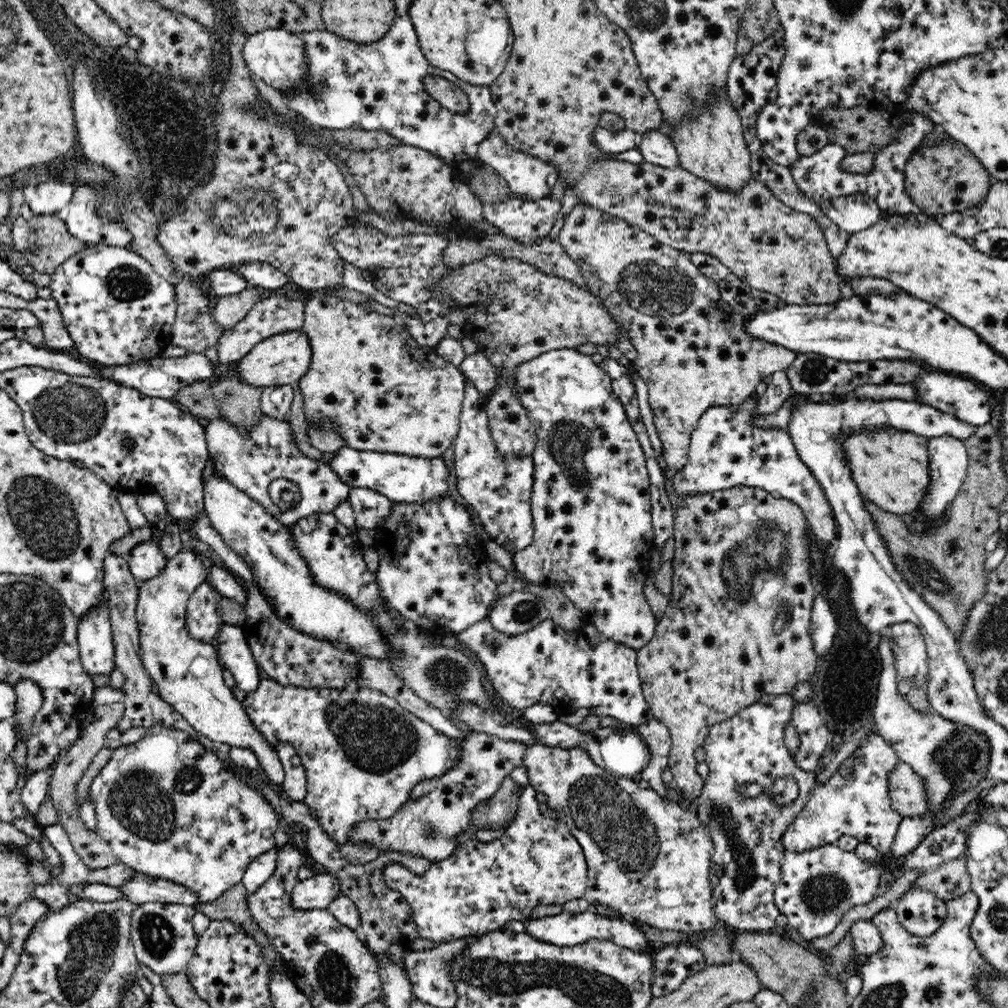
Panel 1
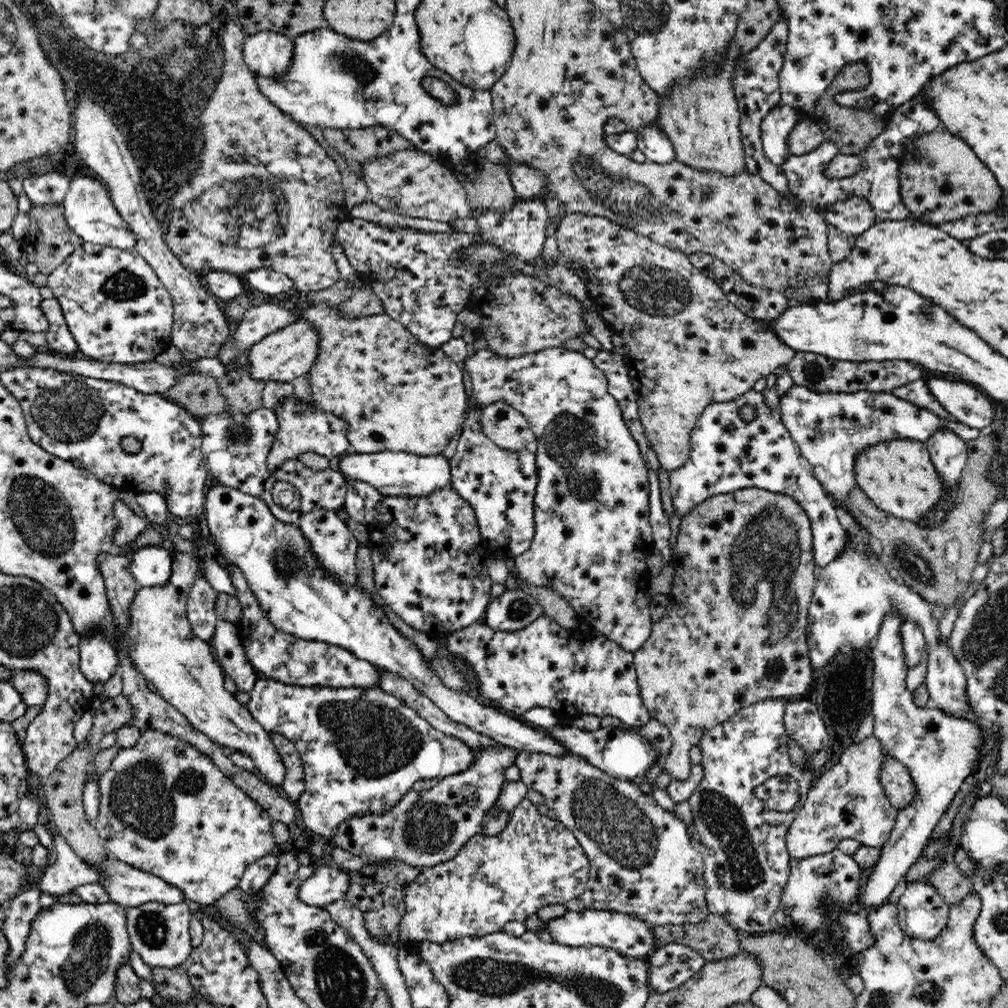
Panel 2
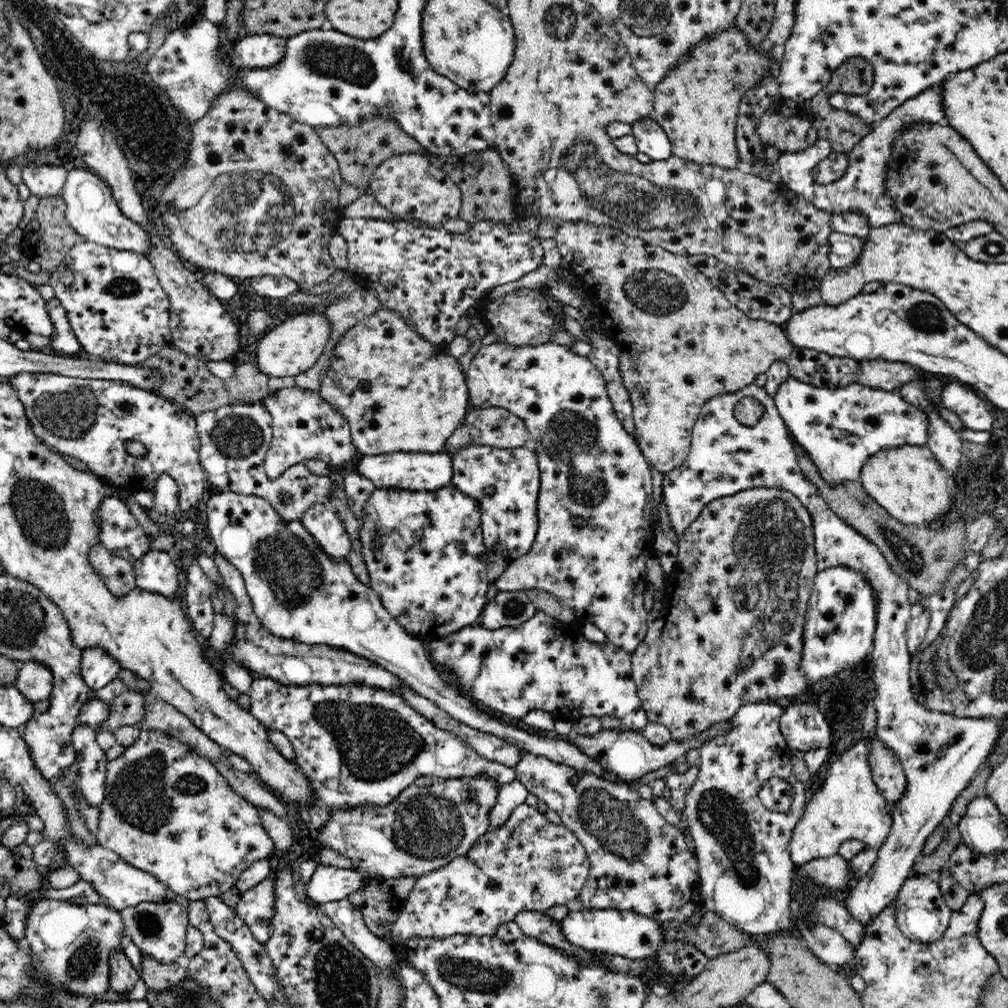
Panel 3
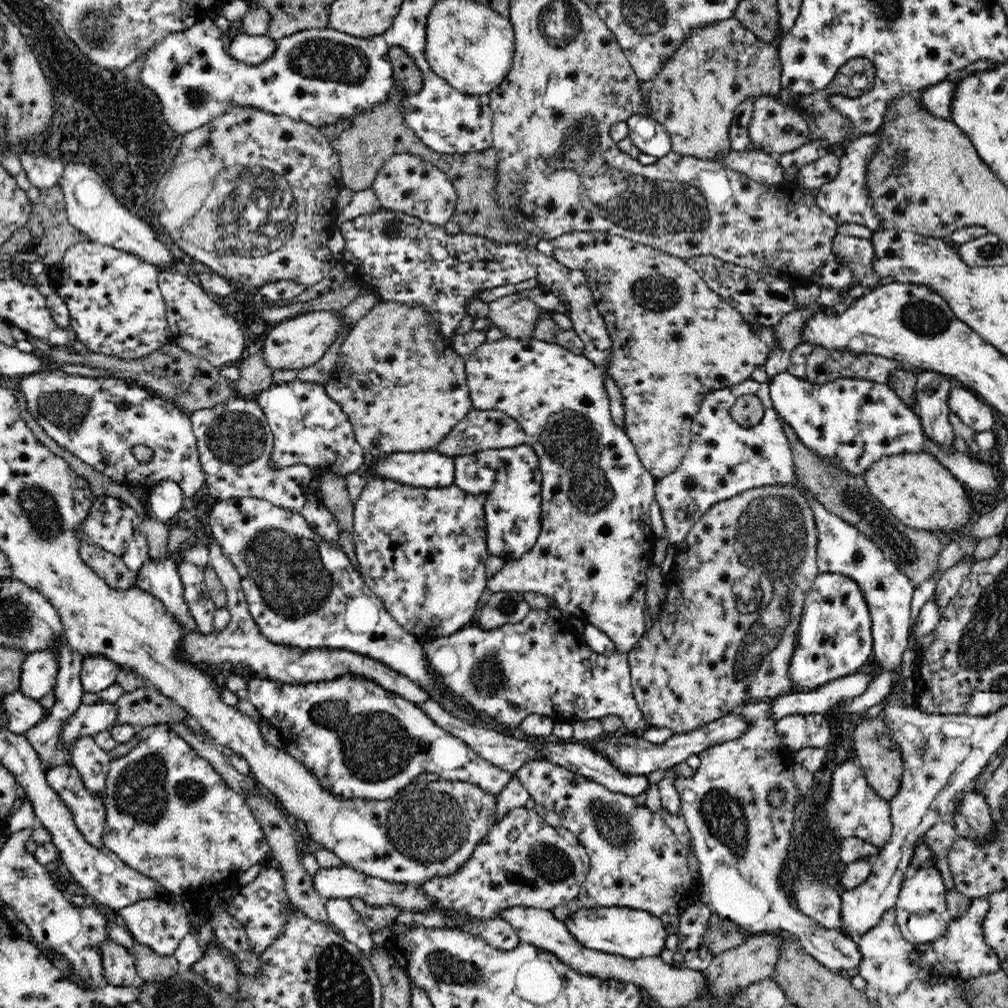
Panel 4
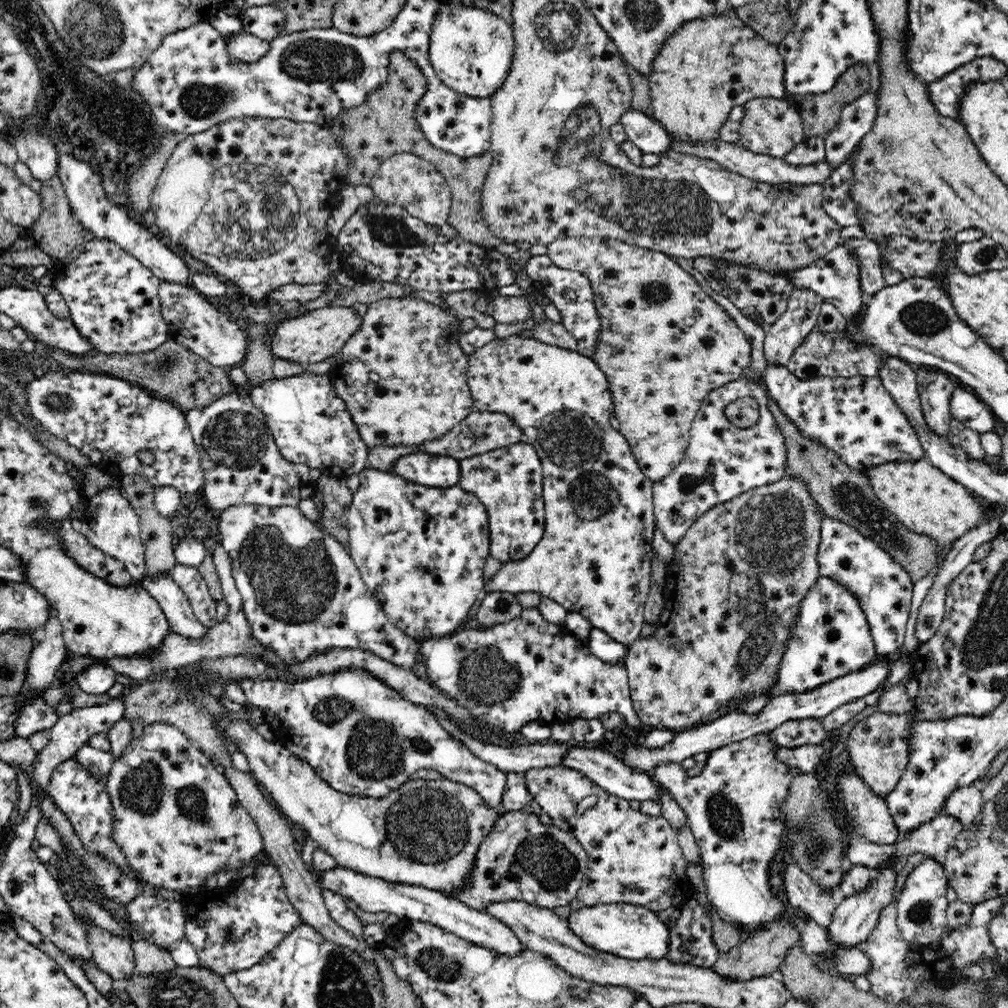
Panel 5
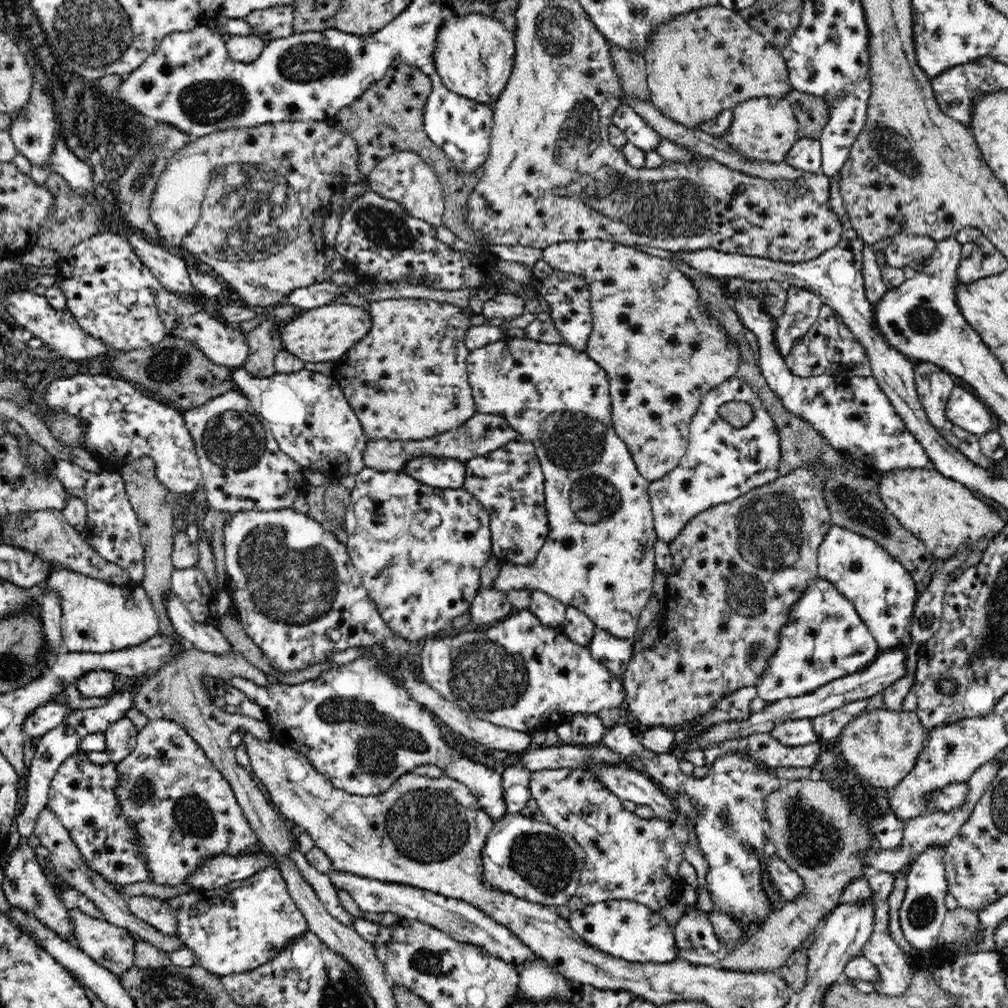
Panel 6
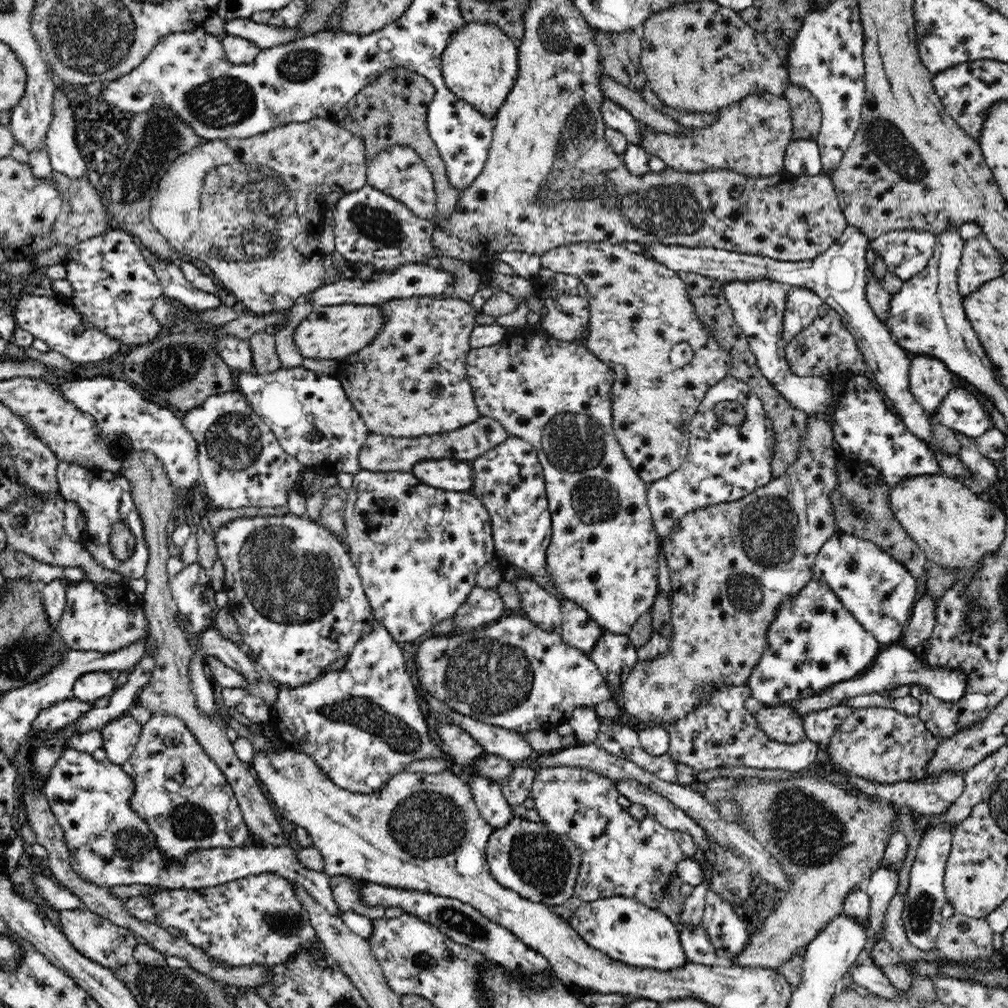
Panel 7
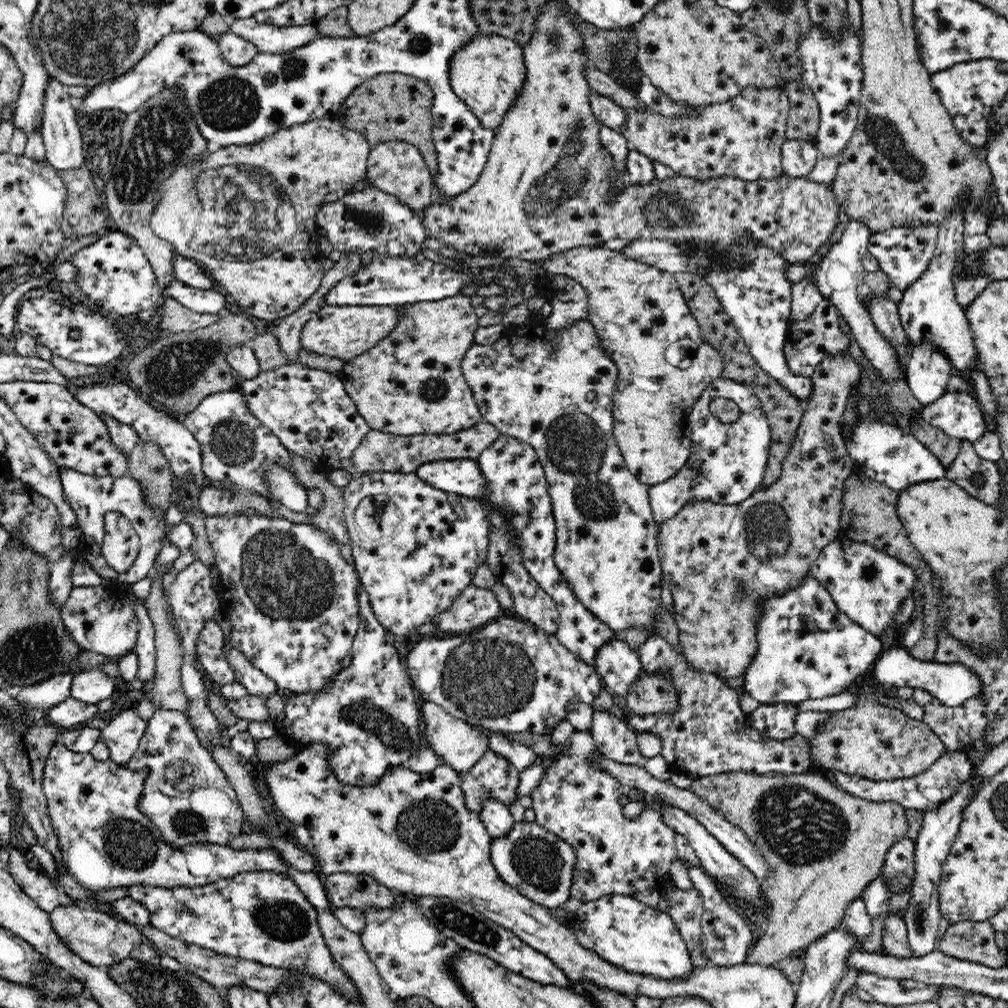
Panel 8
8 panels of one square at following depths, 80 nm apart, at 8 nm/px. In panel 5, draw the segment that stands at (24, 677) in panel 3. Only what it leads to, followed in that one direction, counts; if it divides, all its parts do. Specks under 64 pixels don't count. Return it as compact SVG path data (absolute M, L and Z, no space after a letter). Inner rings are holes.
M51 604L44 630L44 639L37 643L36 651L31 654L28 662L25 689L30 693L45 692L55 682L65 662L67 647L63 639L63 626Z

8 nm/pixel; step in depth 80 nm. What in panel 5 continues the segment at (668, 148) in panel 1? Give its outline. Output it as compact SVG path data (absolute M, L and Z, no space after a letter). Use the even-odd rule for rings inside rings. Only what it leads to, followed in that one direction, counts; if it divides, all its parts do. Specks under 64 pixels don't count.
M633 108L622 114L619 123L626 131L627 139L642 150L643 154L664 155L672 145L667 130L656 123L650 114Z

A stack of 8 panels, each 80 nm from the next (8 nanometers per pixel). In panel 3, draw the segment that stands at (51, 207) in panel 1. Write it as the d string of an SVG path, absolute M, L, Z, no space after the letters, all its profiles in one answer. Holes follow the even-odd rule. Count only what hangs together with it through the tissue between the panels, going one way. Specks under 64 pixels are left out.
M32 158L26 159L22 168L22 181L38 199L56 197L64 189L68 170L60 166L36 166Z

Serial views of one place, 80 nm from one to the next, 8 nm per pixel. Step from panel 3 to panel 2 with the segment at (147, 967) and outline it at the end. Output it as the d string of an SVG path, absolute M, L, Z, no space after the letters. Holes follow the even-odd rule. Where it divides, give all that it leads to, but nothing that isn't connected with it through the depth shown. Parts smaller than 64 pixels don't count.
M176 966L176 968L151 968L152 975L152 986L154 986L155 992L162 995L163 998L174 1000L178 1004L188 1004L188 1002L192 1002L192 998L194 998L194 988L192 983L189 981L189 974L184 967L180 968Z

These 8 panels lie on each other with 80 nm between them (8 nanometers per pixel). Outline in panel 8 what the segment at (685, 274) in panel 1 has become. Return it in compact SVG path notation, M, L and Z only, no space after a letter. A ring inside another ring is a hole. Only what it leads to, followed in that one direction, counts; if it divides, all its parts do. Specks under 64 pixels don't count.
M579 246L545 258L541 261L544 271L565 274L578 281L588 293L588 319L599 338L599 346L618 367L613 392L613 435L623 456L624 464L638 480L648 486L674 476L690 456L691 429L686 420L700 398L704 388L720 378L724 370L722 354L702 339L698 321L687 306L680 285L672 273L626 257L619 250ZM679 340L692 342L692 361L688 369L680 369L668 362L666 352Z

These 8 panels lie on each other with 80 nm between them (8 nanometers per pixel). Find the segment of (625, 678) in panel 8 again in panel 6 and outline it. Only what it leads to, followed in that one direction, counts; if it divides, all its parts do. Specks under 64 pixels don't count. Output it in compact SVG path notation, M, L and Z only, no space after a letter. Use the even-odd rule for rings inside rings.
M596 629L590 639L591 656L600 662L611 674L623 678L636 642L628 638L616 638L607 630Z

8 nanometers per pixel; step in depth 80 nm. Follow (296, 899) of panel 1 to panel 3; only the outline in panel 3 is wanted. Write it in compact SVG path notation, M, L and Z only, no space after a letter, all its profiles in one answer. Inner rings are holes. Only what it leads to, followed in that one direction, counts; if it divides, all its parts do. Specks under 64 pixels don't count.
M320 863L307 882L307 895L319 905L346 899L365 885L365 876L358 869L348 870Z

